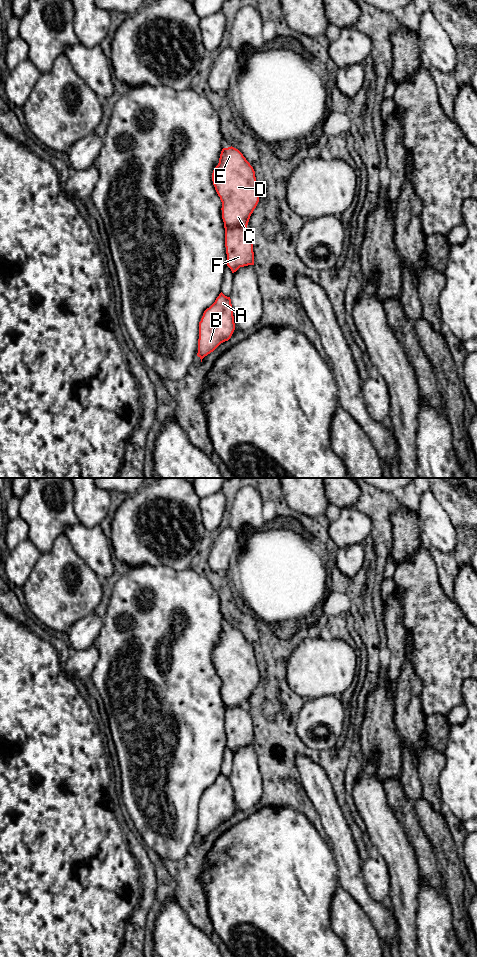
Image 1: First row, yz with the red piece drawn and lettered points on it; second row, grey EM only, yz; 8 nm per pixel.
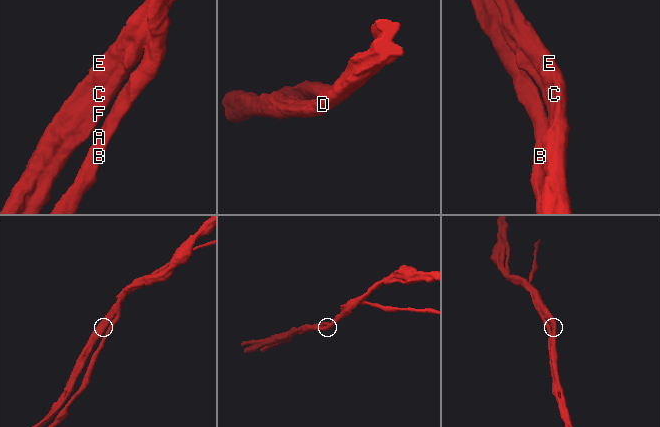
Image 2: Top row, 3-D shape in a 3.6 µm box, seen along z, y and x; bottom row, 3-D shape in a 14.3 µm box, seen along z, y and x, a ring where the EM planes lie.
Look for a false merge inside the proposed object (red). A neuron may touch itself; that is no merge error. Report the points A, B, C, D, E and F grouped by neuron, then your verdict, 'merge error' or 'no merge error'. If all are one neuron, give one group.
A B C D E / F; merge error

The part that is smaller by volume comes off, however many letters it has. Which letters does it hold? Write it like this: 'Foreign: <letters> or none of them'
Foreign: F

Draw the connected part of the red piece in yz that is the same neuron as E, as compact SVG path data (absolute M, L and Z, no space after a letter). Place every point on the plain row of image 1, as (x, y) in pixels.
M222 629L212 661L222 682L224 704L247 707L259 682L259 670L253 647L238 629Z

